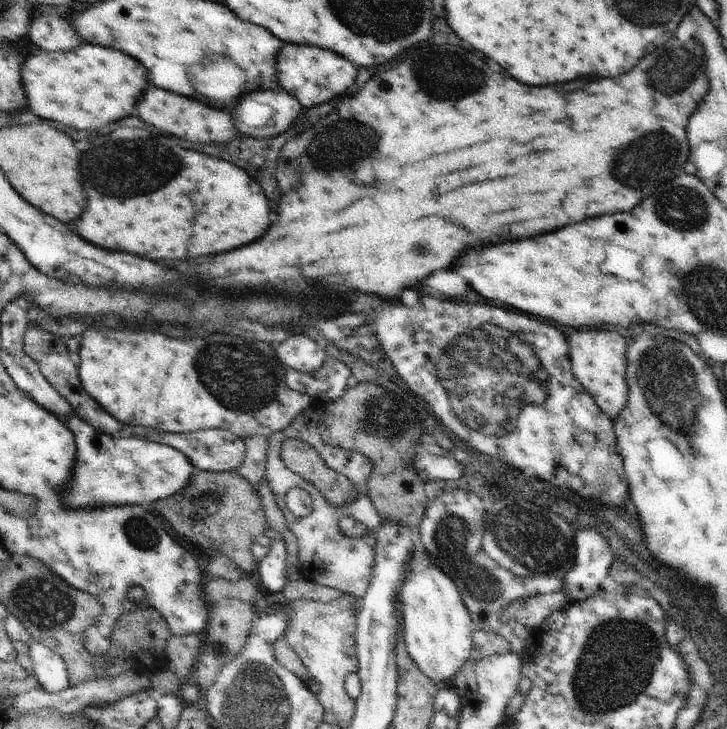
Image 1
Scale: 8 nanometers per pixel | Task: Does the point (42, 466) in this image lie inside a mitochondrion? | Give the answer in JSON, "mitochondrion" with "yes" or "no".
{"mitochondrion":"no"}

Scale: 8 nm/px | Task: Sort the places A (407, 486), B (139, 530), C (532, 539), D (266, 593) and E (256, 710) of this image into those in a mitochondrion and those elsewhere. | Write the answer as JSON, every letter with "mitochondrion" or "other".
{"A":"other","B":"mitochondrion","C":"mitochondrion","D":"other","E":"mitochondrion"}

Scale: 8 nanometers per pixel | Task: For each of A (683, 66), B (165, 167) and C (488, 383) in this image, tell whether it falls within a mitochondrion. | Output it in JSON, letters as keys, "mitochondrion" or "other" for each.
{"A":"mitochondrion","B":"mitochondrion","C":"mitochondrion"}

